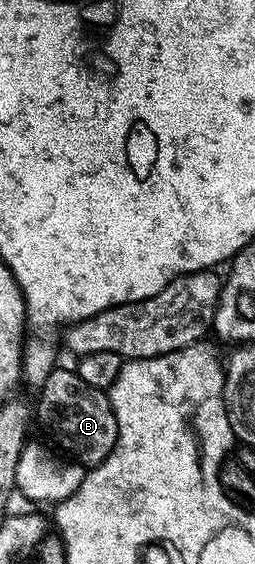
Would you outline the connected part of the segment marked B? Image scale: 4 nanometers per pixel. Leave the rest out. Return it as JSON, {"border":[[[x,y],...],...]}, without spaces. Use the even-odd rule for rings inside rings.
{"border":[[[56,368],[45,380],[45,384],[38,387],[37,394],[37,422],[43,425],[44,432],[52,438],[50,441],[64,455],[70,456],[84,468],[99,466],[111,455],[117,444],[119,425],[108,391],[85,384],[85,380],[81,380],[74,369]]]}

